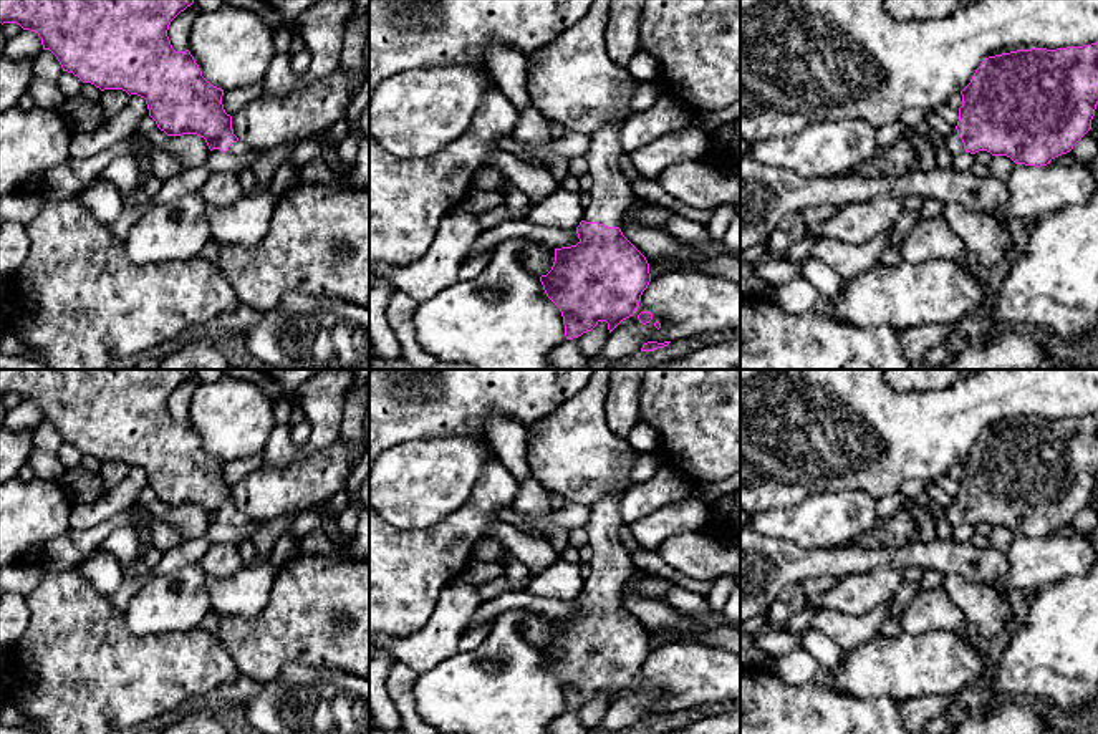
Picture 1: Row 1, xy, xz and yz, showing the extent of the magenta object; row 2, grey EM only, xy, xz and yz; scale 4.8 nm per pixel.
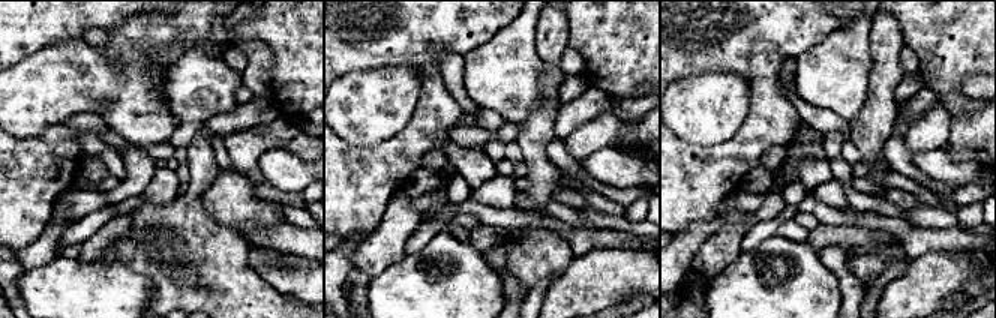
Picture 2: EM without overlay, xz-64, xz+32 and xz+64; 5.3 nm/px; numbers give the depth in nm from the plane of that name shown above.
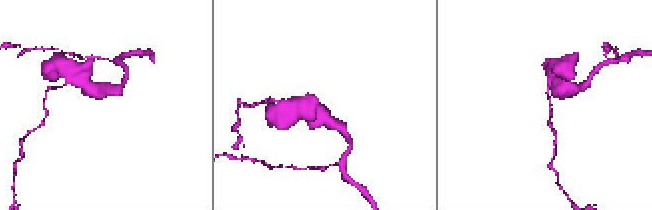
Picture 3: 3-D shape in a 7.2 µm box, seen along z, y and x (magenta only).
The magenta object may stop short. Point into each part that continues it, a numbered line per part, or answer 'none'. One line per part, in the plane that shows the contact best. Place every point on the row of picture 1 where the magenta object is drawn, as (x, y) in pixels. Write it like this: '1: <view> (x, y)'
1: xz (611, 196)

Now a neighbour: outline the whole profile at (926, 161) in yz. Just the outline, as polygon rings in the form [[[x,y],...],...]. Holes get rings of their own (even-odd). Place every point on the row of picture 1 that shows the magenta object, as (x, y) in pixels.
[[[926,144],[921,146],[921,156],[917,164],[911,169],[916,172],[931,171],[936,167],[936,154],[934,149],[927,147]]]

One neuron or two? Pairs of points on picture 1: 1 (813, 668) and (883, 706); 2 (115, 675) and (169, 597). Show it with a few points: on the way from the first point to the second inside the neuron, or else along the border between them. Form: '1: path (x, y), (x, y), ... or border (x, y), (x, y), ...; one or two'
1: border (775, 671), (784, 681), (792, 685), (812, 681); two
2: border (125, 613), (125, 623), (136, 637), (179, 632); two

